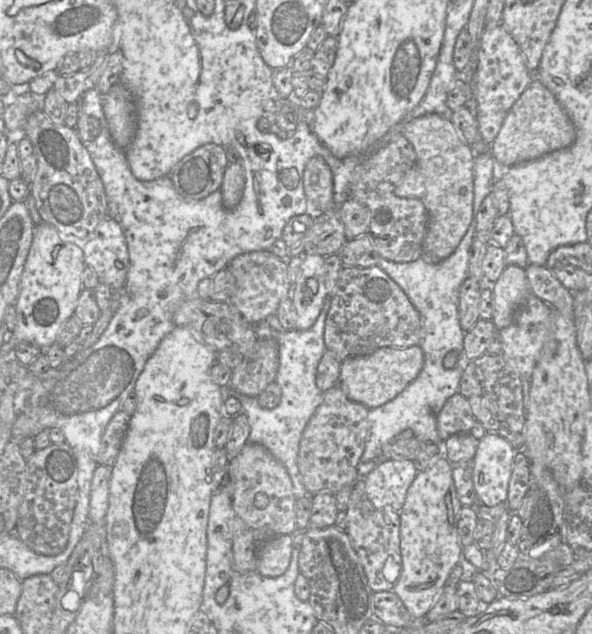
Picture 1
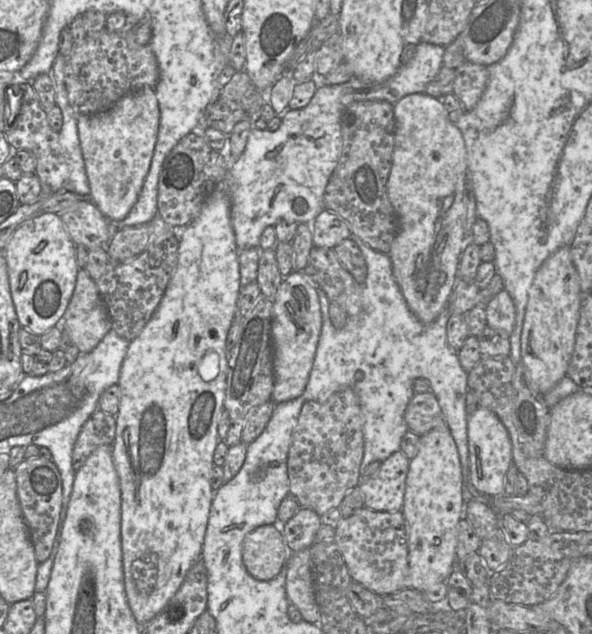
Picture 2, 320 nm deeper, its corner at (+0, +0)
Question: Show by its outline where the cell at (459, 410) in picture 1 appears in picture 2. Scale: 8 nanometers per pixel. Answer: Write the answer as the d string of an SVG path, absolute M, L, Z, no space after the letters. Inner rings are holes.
M433 392L414 394L407 405L404 417L408 429L419 436L427 434L440 425L447 425Z

